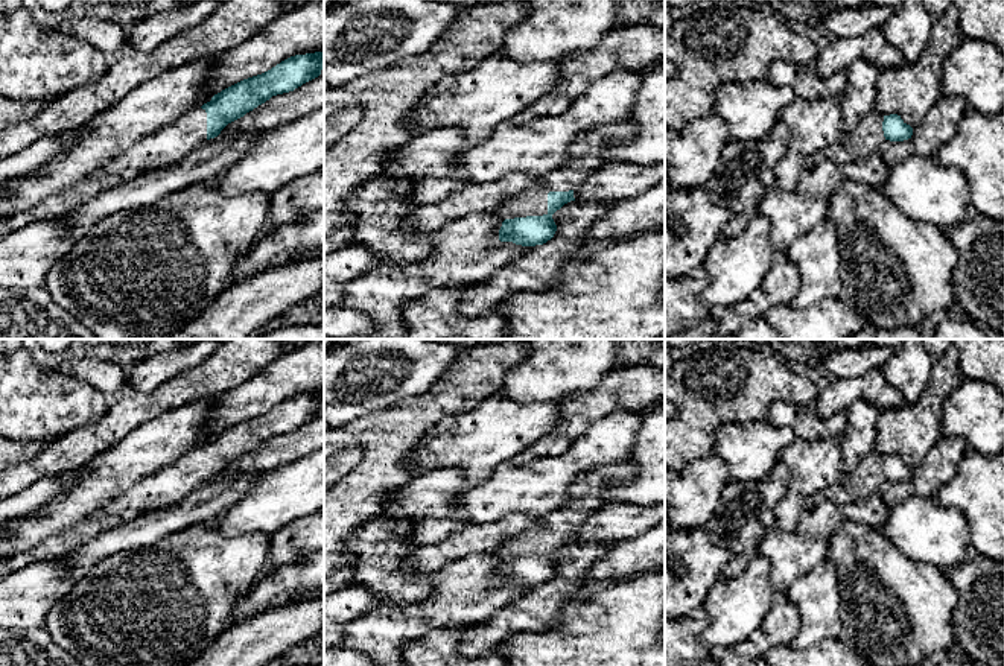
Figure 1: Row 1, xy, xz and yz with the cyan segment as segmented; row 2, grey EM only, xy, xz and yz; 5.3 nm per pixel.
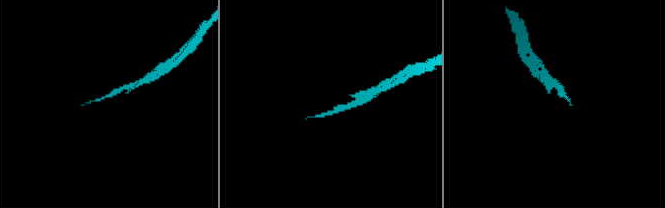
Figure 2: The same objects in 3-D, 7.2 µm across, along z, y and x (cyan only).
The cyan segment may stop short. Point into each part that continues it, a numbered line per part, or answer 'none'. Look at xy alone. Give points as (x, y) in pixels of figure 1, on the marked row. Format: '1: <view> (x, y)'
1: xy (166, 146)

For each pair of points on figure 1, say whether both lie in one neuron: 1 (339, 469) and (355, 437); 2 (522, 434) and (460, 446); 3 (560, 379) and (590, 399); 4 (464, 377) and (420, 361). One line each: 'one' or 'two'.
1: two
2: one
3: two
4: two

